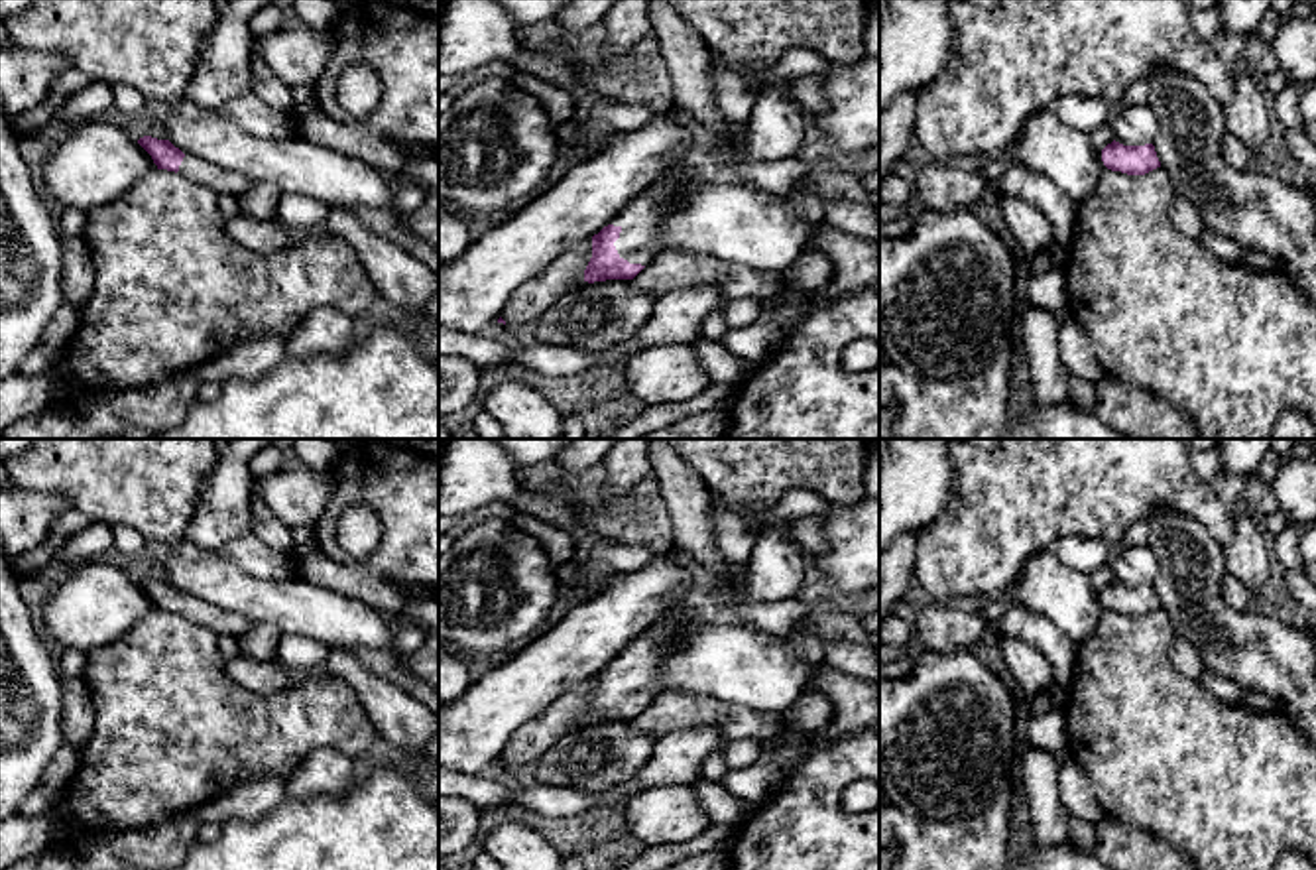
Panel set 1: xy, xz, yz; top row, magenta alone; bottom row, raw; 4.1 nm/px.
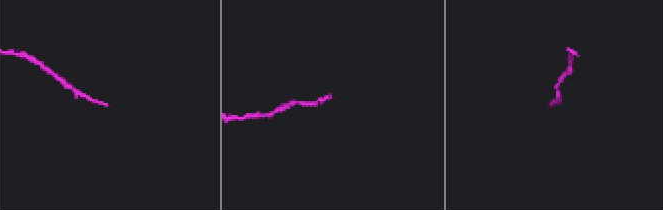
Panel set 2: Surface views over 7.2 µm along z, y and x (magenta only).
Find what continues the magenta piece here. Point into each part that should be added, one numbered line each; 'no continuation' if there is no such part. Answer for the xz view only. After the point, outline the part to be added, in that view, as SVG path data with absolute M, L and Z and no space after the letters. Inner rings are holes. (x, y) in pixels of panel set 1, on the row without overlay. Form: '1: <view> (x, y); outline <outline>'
1: xz (640, 662); outline M669 614L618 653L610 665L622 669L614 683L620 699L647 707L657 697L655 677L661 665L681 636L696 624L700 622L677 624Z

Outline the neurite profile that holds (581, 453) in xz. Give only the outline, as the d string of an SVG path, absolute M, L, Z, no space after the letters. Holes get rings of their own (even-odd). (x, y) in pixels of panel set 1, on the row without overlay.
M572 439L559 455L557 463L570 470L582 470L606 463L608 453L620 439Z

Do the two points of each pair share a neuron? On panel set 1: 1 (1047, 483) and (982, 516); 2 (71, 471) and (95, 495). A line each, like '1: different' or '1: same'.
1: same
2: same

